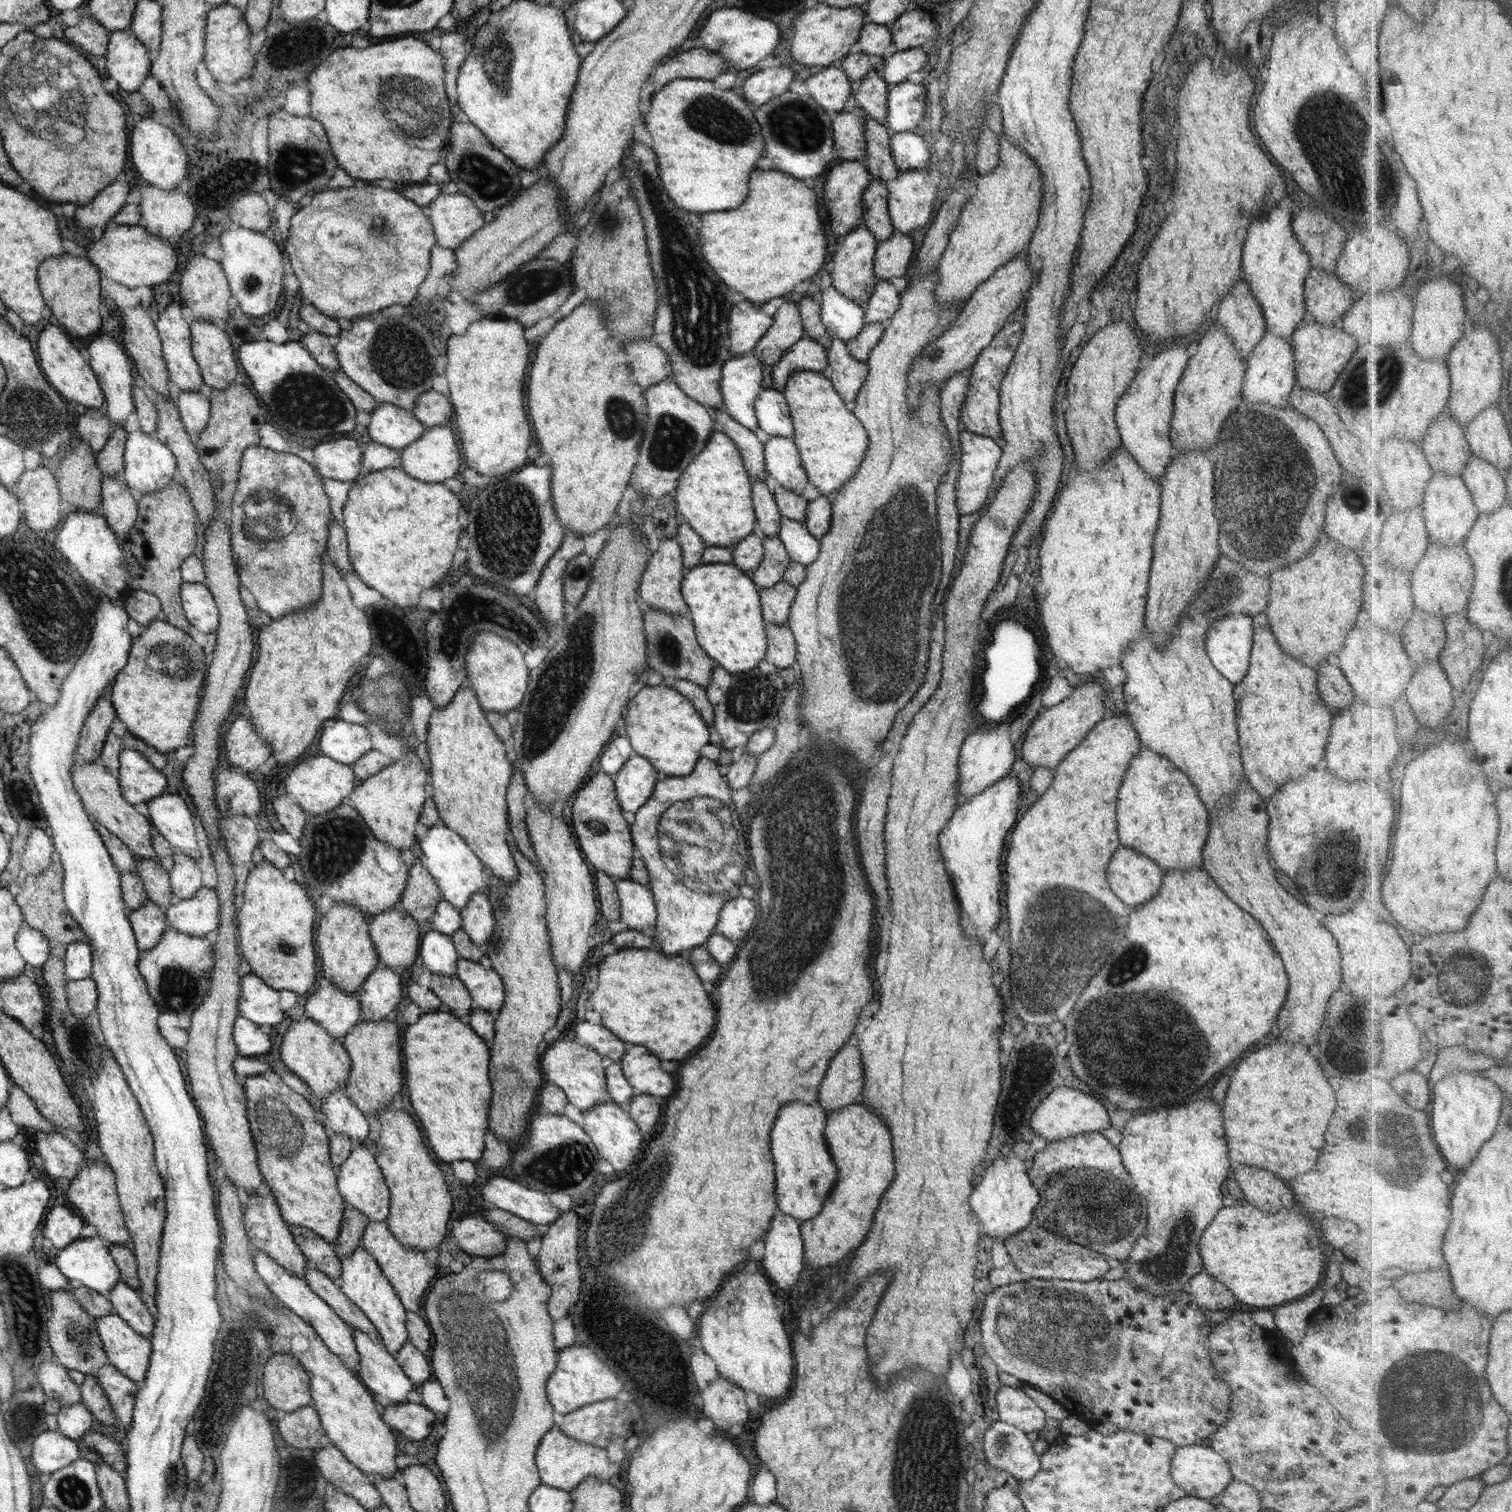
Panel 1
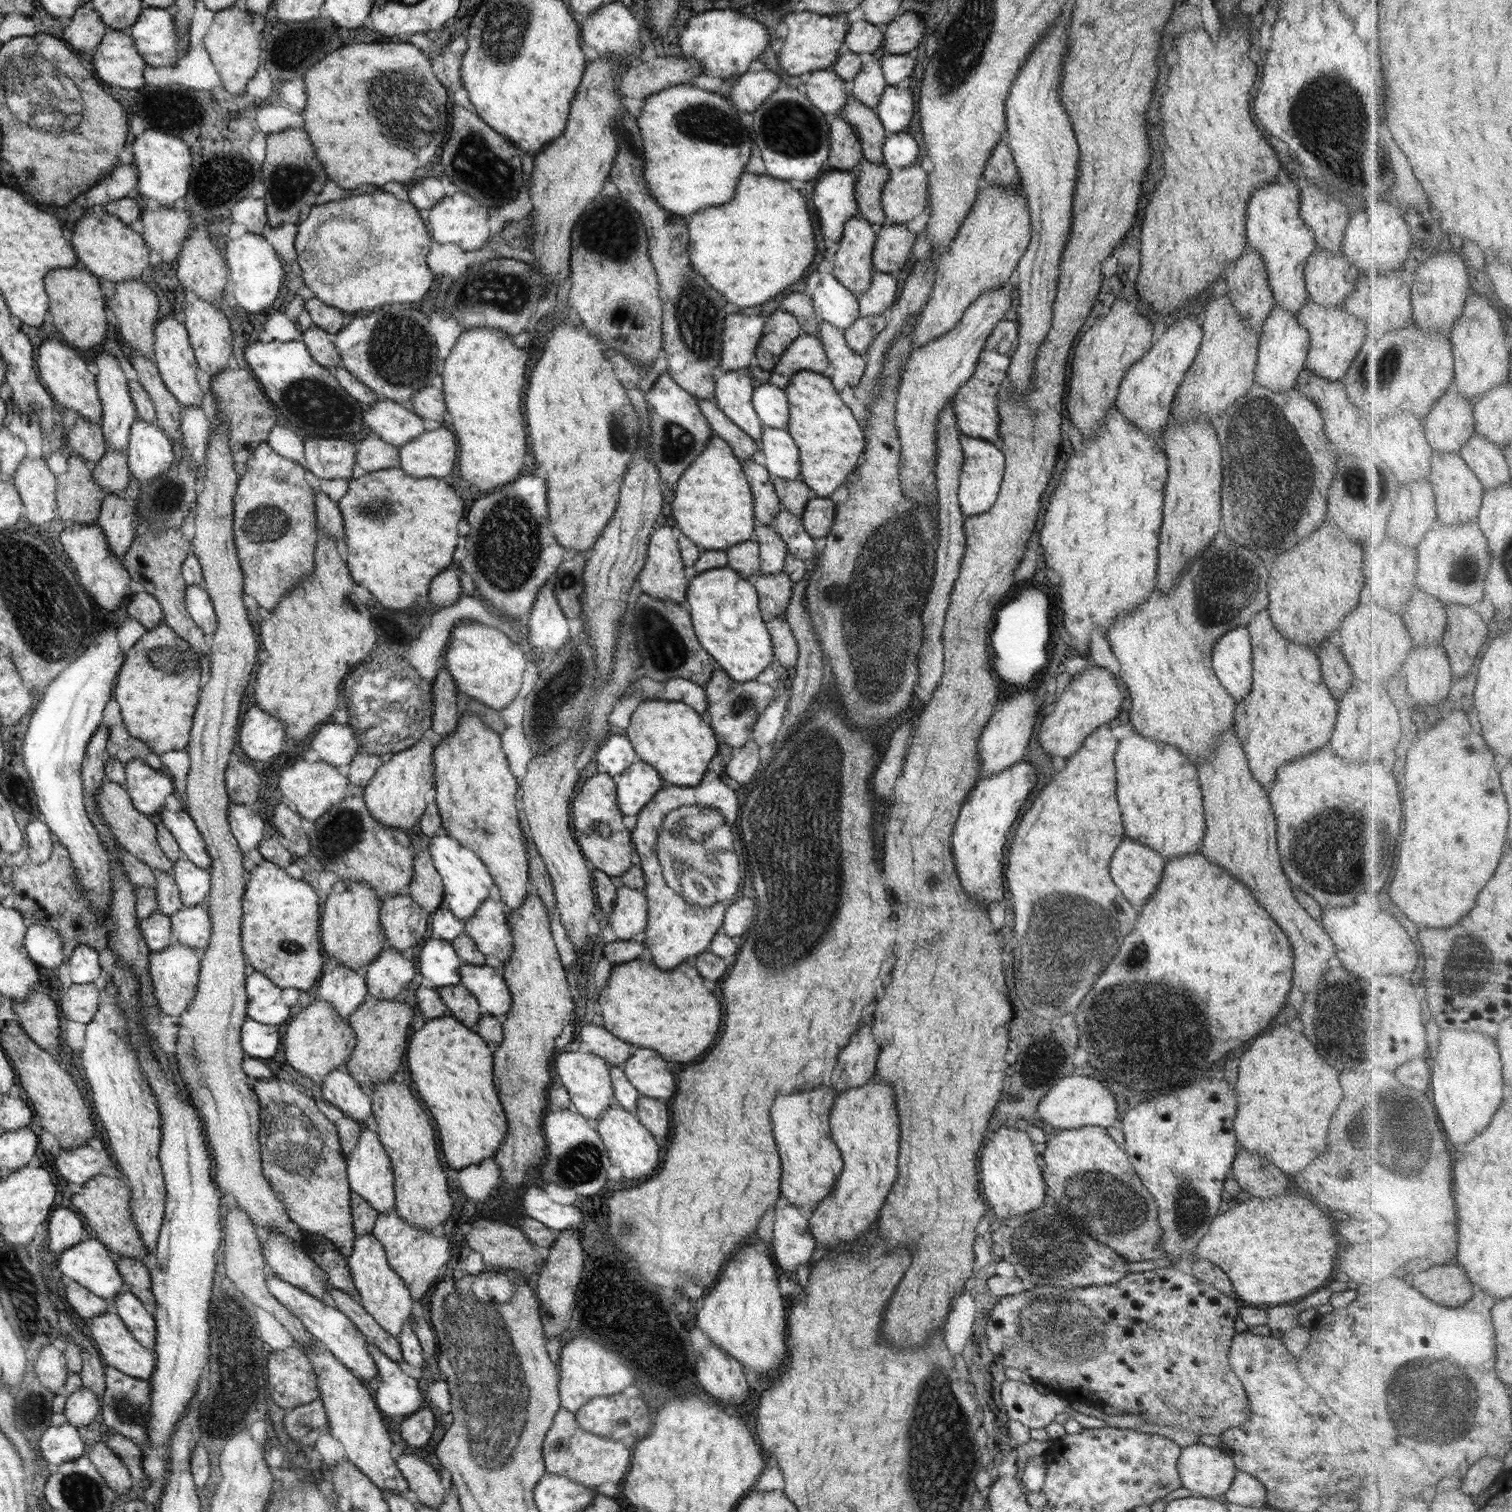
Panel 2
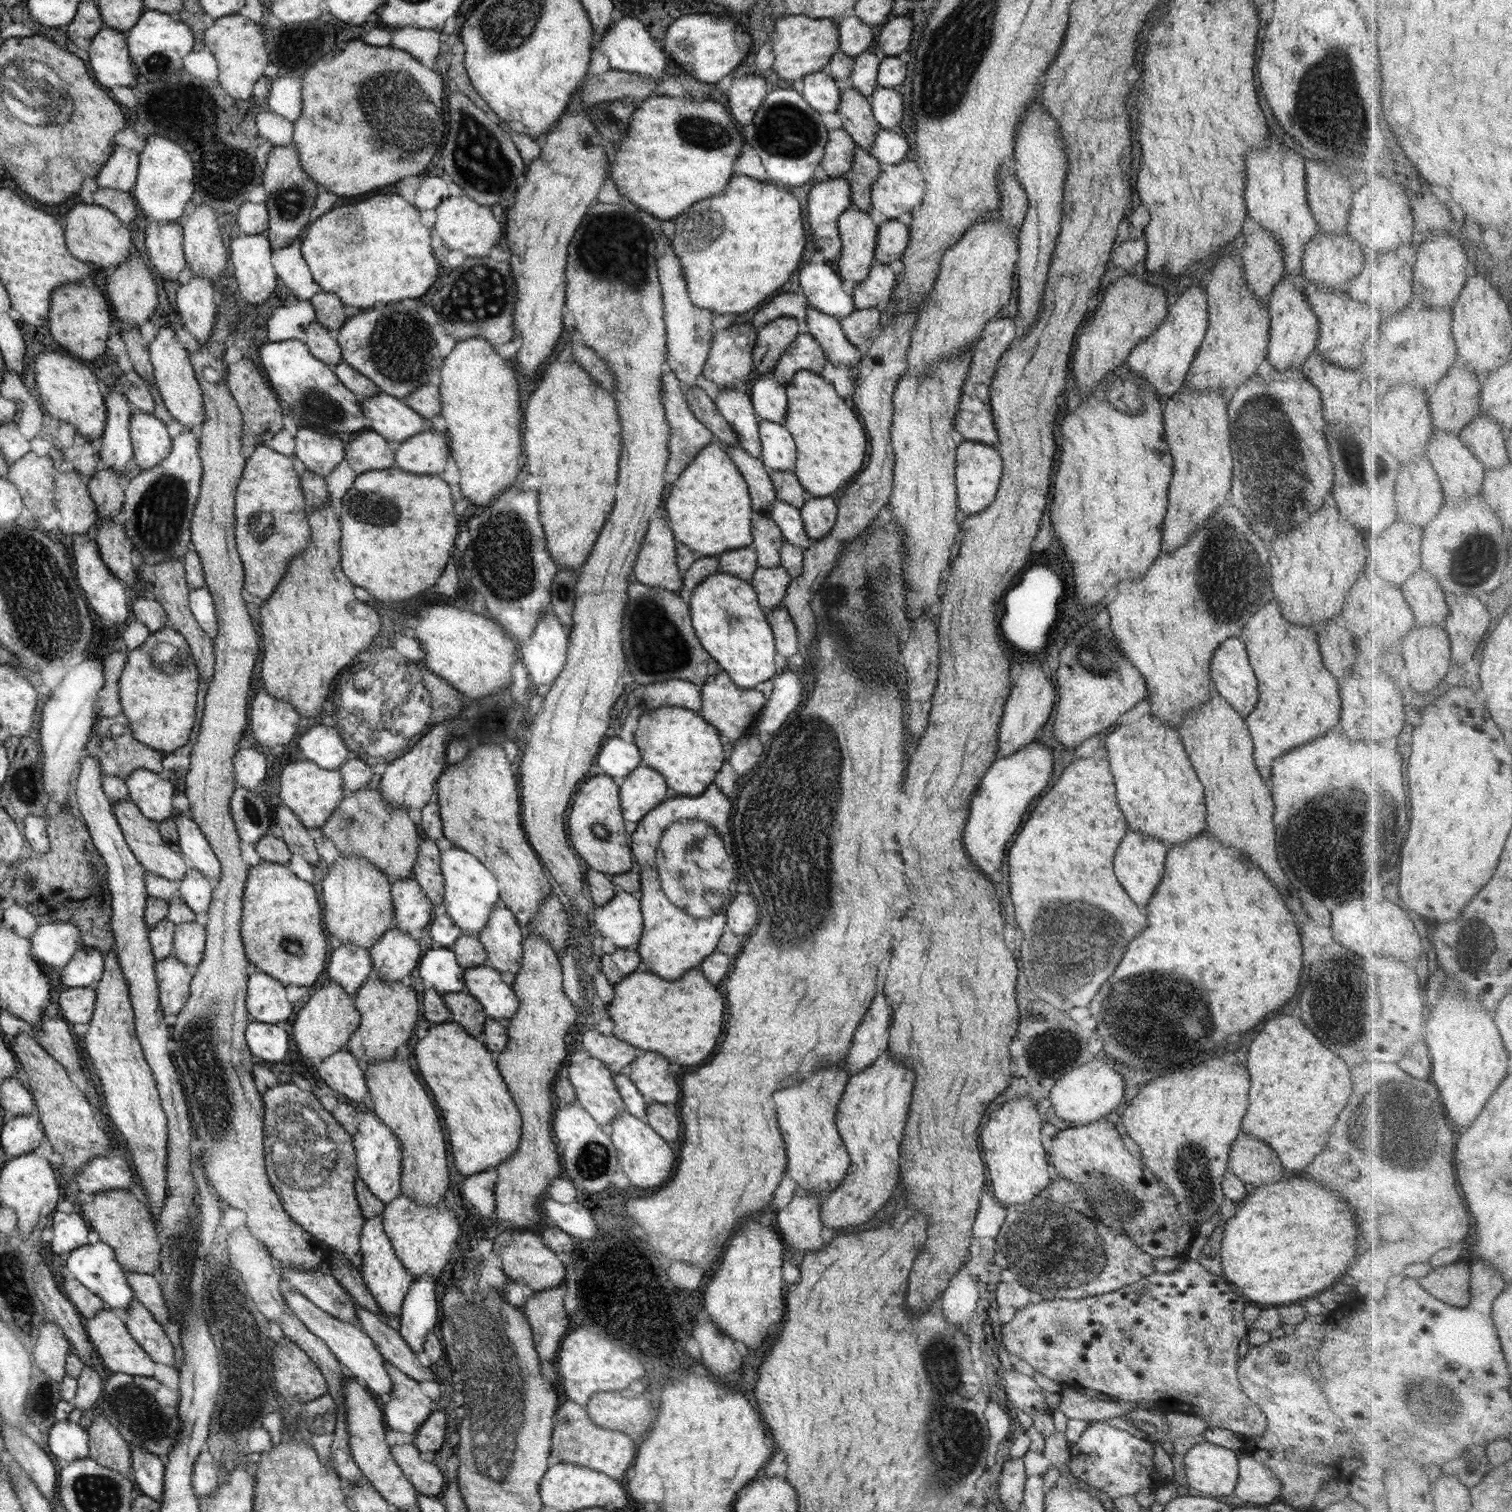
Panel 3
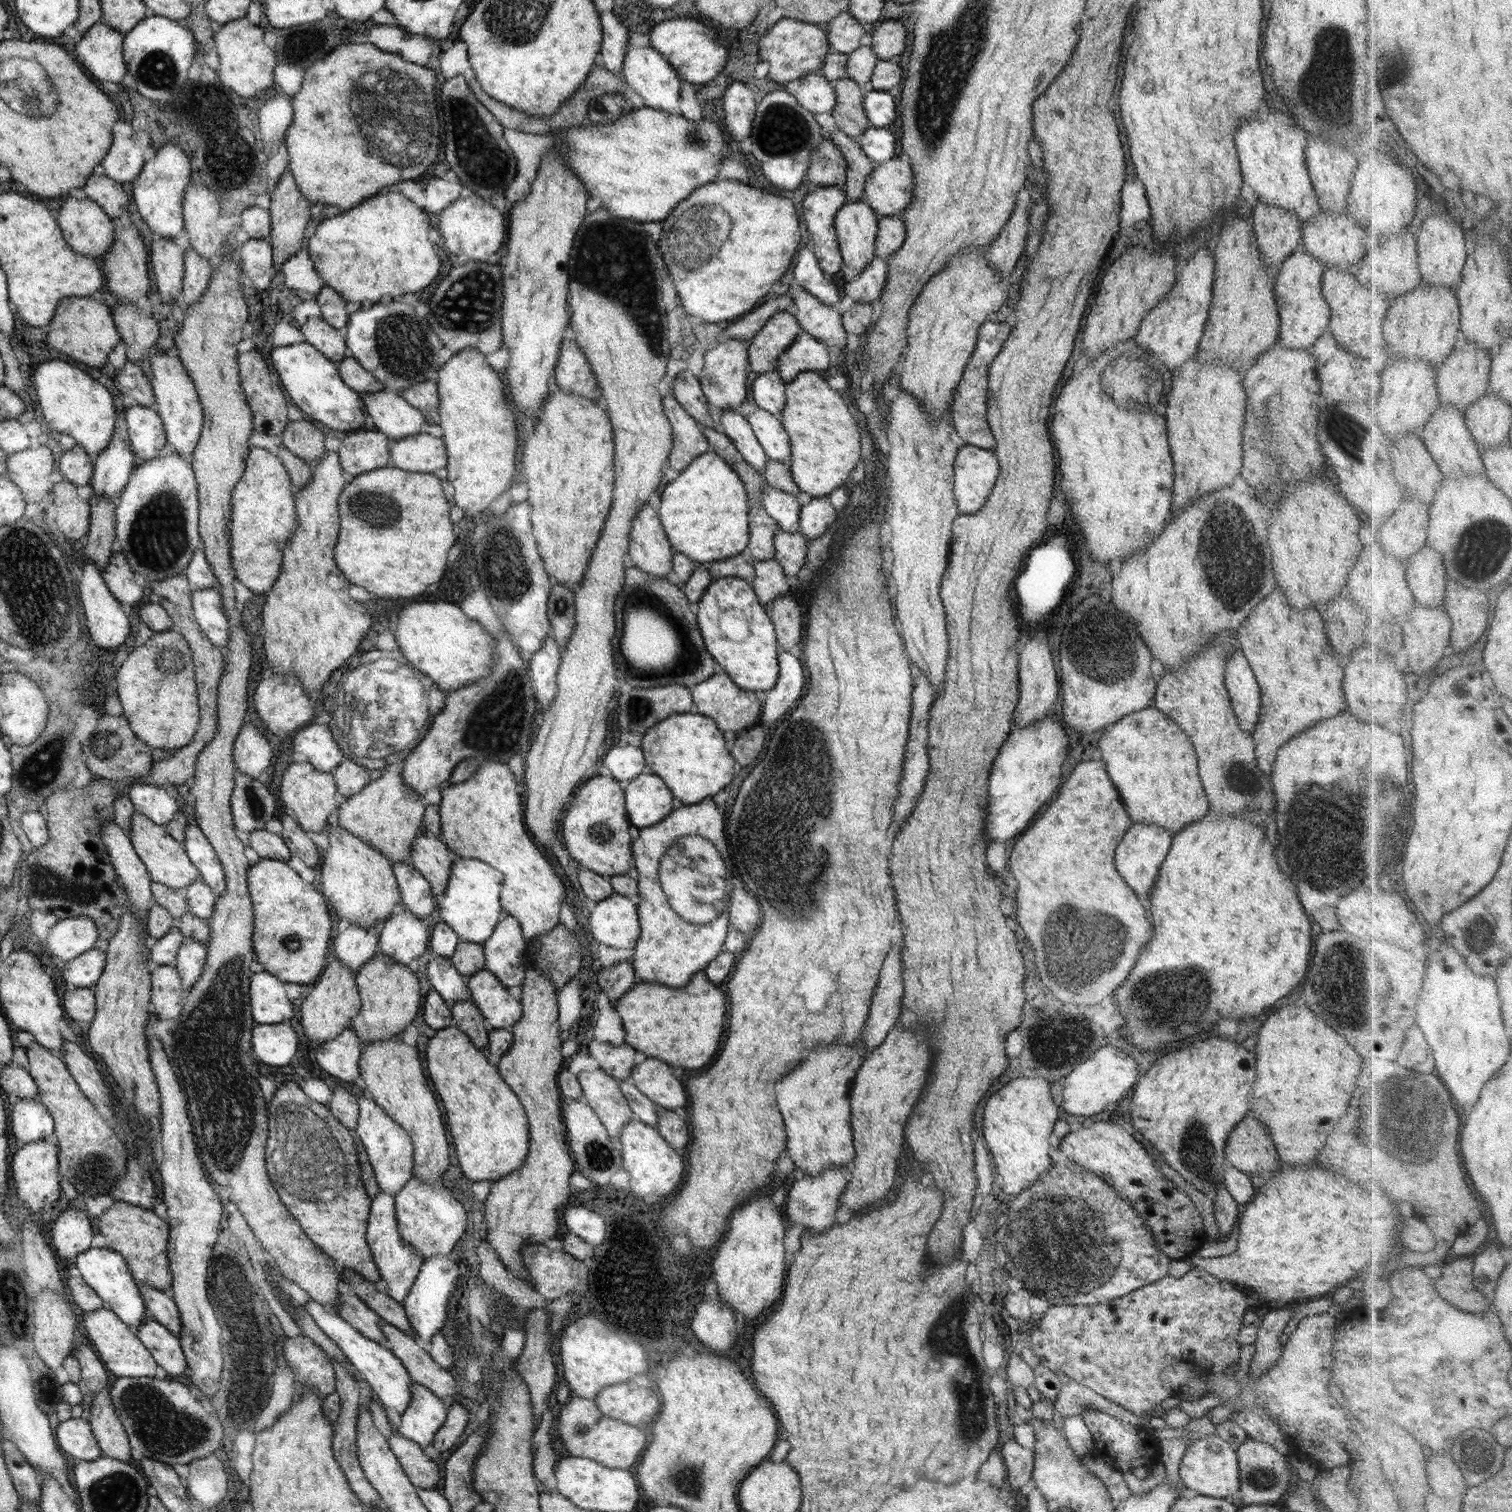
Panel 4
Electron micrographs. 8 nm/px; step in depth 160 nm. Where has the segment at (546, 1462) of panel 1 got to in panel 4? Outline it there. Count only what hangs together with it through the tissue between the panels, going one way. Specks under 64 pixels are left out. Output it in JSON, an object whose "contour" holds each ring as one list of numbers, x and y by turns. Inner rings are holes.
{"contour":[[572,1397,569,1402,559,1406,558,1438,566,1448,569,1456,589,1458,602,1466,620,1470,629,1470,636,1464,642,1449,648,1444,644,1427,630,1426,626,1422,608,1418,600,1414,595,1399]]}

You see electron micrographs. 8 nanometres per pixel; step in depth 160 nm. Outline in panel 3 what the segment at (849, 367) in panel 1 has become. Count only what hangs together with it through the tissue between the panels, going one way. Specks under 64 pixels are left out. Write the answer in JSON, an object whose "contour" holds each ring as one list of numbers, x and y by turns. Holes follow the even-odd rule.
{"contour":[[810,306,806,314,808,332,819,342,828,361,834,366,844,364,854,367,859,364,864,354,846,338,837,318]]}

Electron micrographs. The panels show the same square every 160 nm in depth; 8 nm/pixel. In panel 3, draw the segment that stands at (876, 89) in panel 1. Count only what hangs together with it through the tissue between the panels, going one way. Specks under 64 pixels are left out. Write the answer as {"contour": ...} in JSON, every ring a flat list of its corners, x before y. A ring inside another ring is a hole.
{"contour":[[866,51,855,56,852,72,852,86,865,97,872,96,877,89,877,74,880,60,875,53]]}

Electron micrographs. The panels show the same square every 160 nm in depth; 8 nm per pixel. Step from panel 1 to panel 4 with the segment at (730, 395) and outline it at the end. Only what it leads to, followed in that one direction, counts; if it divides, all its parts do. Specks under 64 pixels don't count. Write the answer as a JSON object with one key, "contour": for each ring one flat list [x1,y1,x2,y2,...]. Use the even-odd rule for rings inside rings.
{"contour":[[716,410,715,416,718,416,722,424,722,432,734,443,744,460,762,473,769,458,754,435,749,420,742,414,736,413,735,410]]}

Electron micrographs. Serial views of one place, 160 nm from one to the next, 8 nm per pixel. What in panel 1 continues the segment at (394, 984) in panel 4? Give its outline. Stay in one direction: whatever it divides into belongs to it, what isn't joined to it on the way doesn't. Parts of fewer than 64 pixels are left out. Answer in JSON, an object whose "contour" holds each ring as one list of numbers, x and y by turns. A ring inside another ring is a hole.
{"contour":[[383,1018,378,1022,359,1021,342,1040,351,1057,351,1074,344,1091,364,1114,377,1114,386,1108,402,1088,400,1028]]}

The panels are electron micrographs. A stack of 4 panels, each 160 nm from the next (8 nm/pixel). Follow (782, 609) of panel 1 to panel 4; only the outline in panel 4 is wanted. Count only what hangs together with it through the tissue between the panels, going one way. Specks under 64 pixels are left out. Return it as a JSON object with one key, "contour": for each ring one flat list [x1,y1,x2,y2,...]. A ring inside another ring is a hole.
{"contour":[[775,558,752,560,751,563,755,568,751,585,763,605,793,590,793,581,786,576,782,565]]}

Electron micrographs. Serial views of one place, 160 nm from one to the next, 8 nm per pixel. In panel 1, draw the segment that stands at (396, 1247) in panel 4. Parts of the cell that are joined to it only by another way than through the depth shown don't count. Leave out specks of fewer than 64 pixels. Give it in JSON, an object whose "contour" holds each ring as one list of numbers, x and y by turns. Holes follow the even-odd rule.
{"contour":[[361,1246,352,1254,341,1257,342,1274,339,1276,338,1285,344,1294,364,1311,375,1327,379,1330,383,1345,395,1356,407,1341,410,1340,407,1333,407,1307,400,1302,395,1287,391,1285,390,1279,384,1275,383,1268,376,1262,374,1255]]}

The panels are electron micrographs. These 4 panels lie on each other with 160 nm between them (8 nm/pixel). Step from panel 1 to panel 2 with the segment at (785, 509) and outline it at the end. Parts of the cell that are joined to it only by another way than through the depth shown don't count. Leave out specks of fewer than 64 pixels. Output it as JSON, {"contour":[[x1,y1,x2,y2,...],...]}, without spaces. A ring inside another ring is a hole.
{"contour":[[771,475,771,481,783,508,796,516,801,516,807,502,812,498,812,489,798,479,784,480]]}

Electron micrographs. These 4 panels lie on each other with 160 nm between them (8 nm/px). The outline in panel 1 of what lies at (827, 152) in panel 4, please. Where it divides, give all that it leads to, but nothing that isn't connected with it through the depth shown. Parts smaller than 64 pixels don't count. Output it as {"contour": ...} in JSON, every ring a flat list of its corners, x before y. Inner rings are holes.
{"contour":[[860,107,832,115,831,127,835,148,844,161,856,162,866,157,866,117,867,114]]}

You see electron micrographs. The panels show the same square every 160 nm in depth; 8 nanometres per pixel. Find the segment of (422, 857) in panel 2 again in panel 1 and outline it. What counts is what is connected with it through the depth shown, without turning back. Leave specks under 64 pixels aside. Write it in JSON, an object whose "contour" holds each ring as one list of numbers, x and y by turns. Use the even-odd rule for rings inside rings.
{"contour":[[413,860,409,880,405,892,398,903,407,913,418,922,430,920,435,913,435,906,443,898,429,870,422,864,422,861]]}

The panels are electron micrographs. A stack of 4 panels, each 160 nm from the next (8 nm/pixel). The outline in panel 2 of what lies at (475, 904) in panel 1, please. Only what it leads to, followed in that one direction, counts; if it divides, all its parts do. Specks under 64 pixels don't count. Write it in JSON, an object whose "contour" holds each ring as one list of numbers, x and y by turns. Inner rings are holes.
{"contour":[[488,899,476,914,466,920,466,934,476,943,482,954,493,954,507,961,514,953,514,937,508,922,508,905]]}

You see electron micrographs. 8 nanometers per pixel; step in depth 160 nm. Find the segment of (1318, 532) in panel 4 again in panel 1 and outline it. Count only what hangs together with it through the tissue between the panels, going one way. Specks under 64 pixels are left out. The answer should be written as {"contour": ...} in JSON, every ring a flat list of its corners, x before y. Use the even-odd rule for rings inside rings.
{"contour":[[1321,537,1312,547,1312,552,1293,564,1275,570,1268,577,1271,594,1264,610,1280,649,1312,668,1332,660,1330,656,1342,650,1346,634,1356,622,1364,594,1364,566,1358,560,1356,550,1344,548,1333,540,1328,544,1324,542,1326,539]]}

